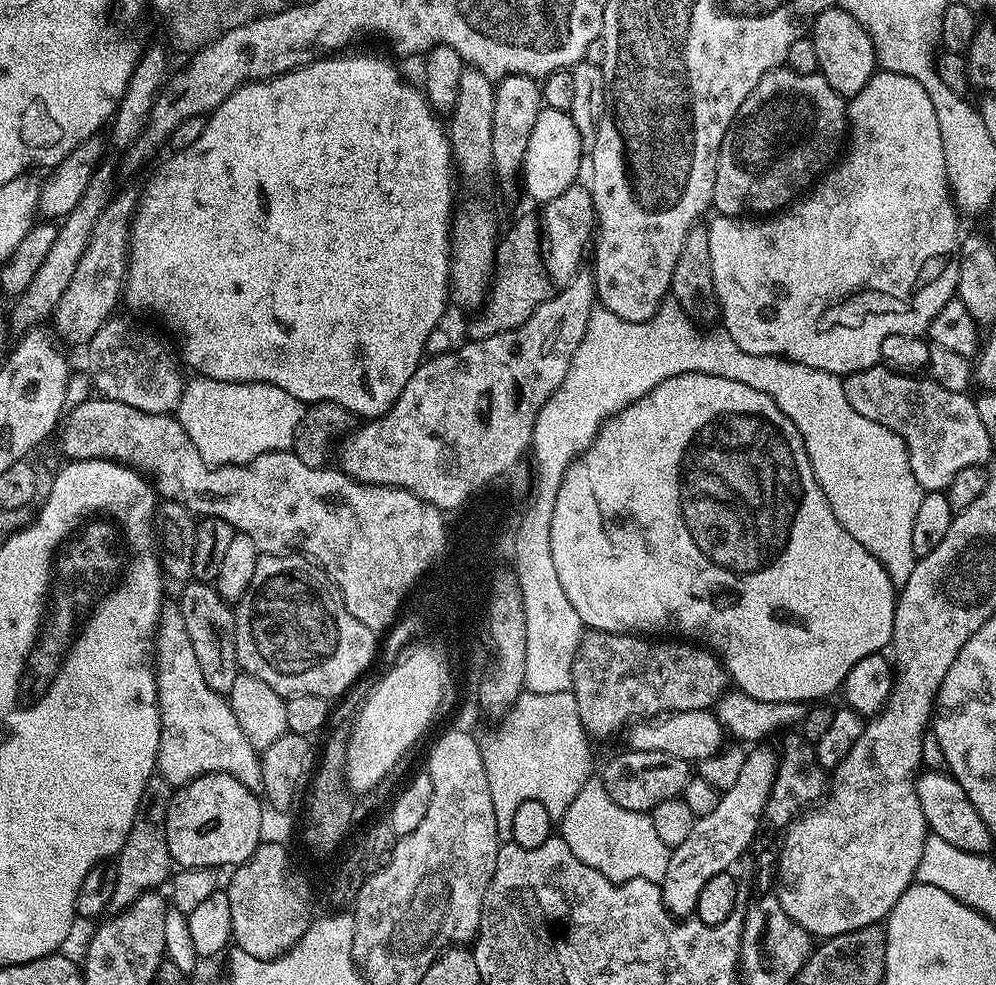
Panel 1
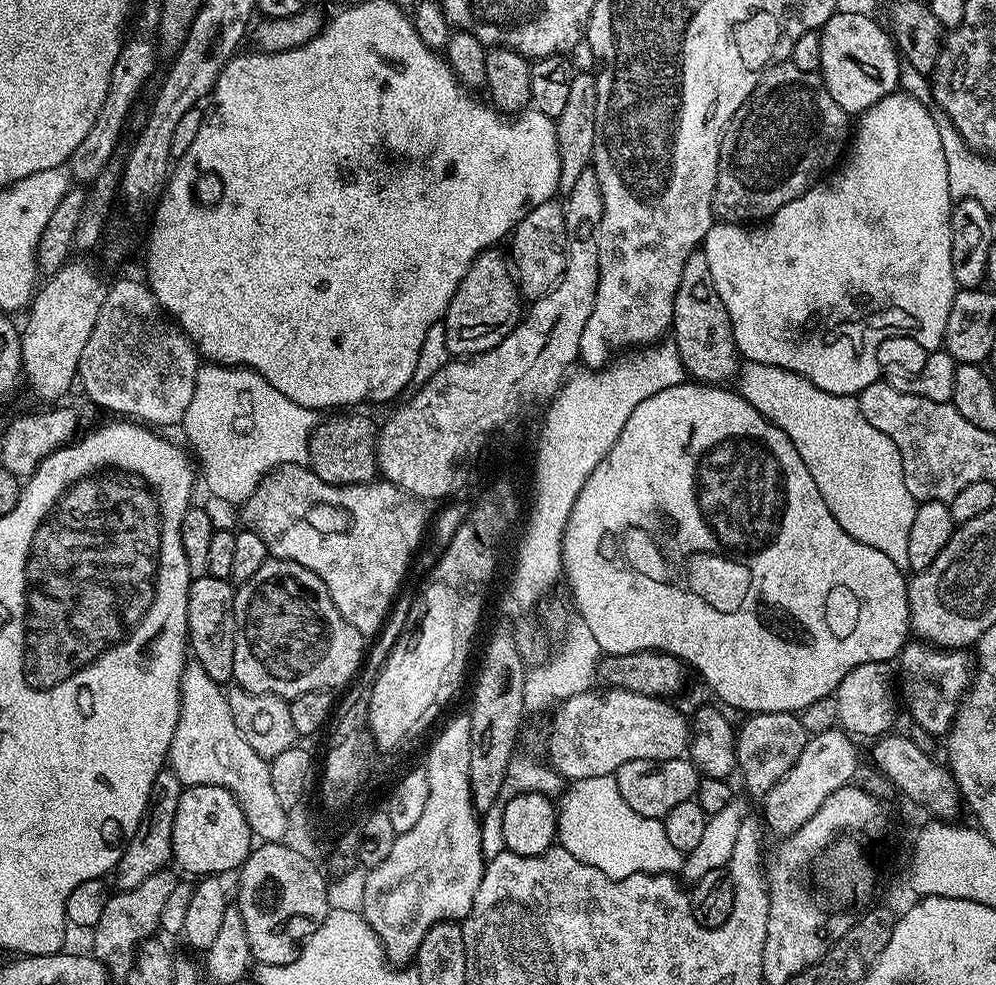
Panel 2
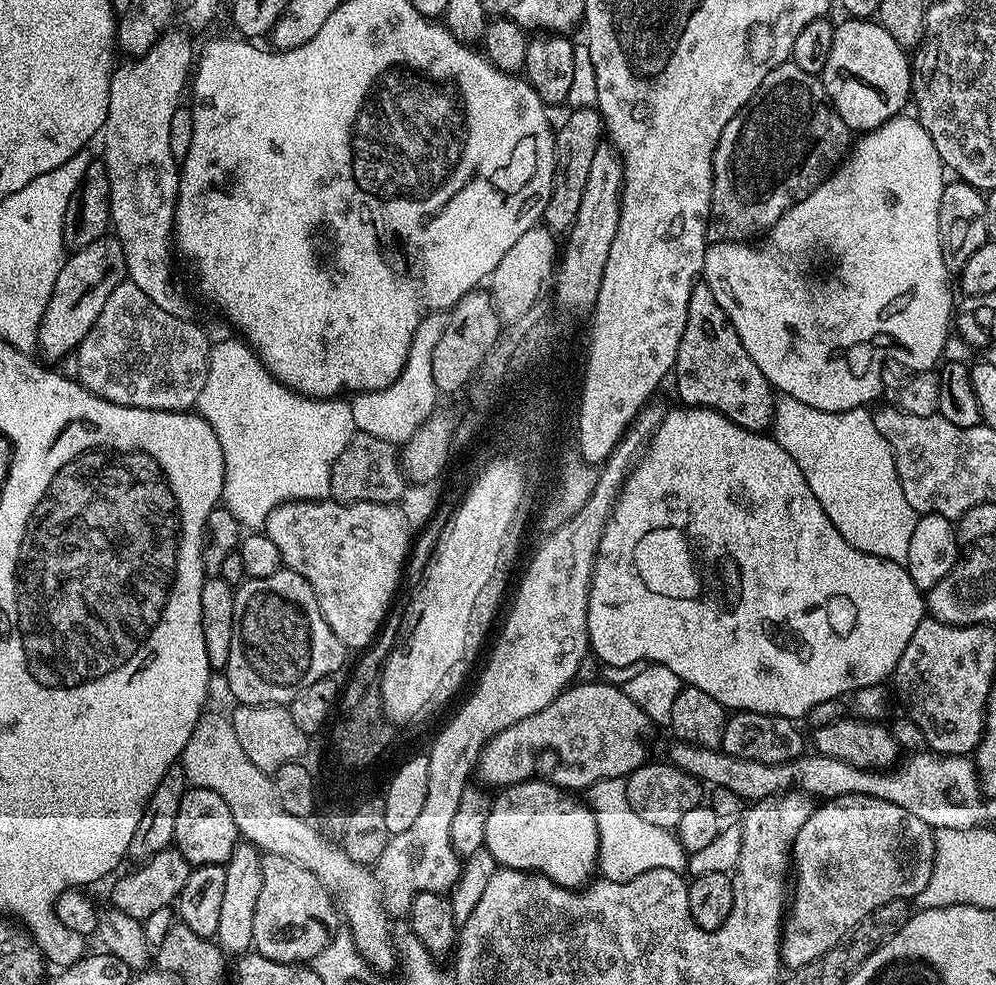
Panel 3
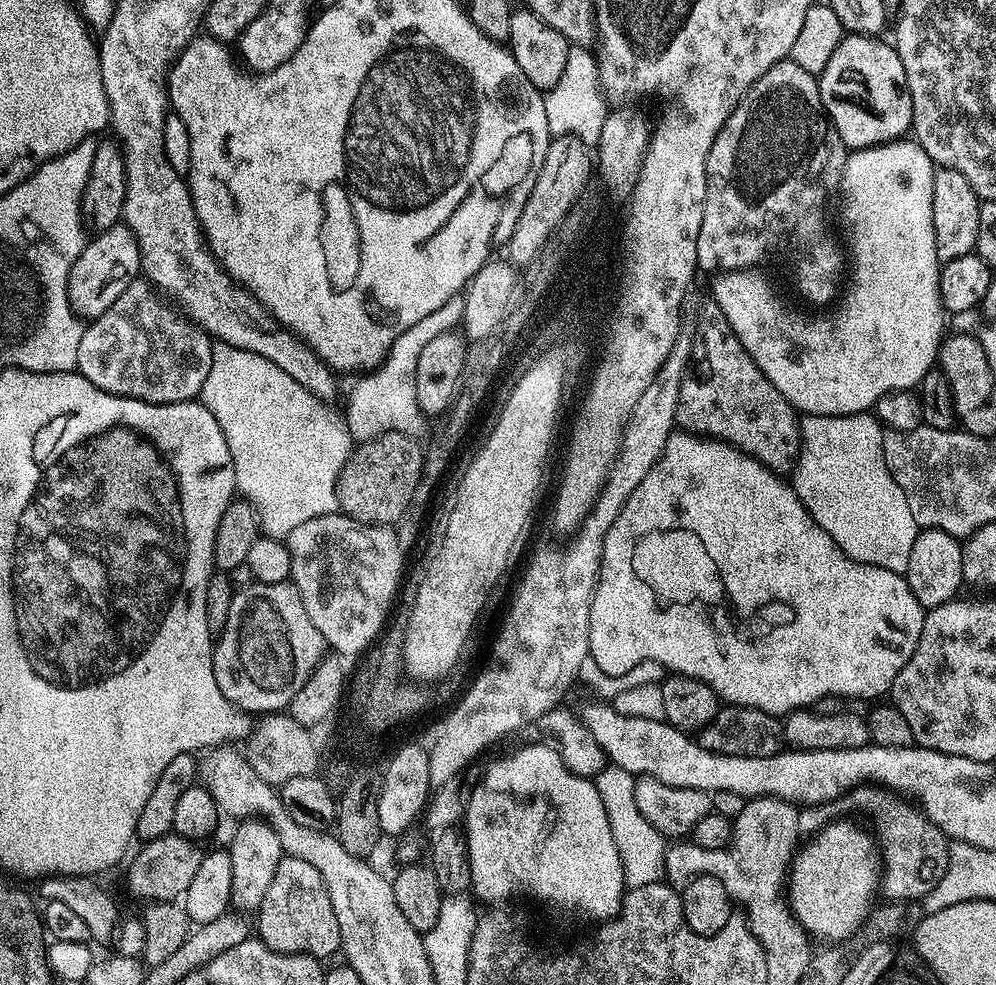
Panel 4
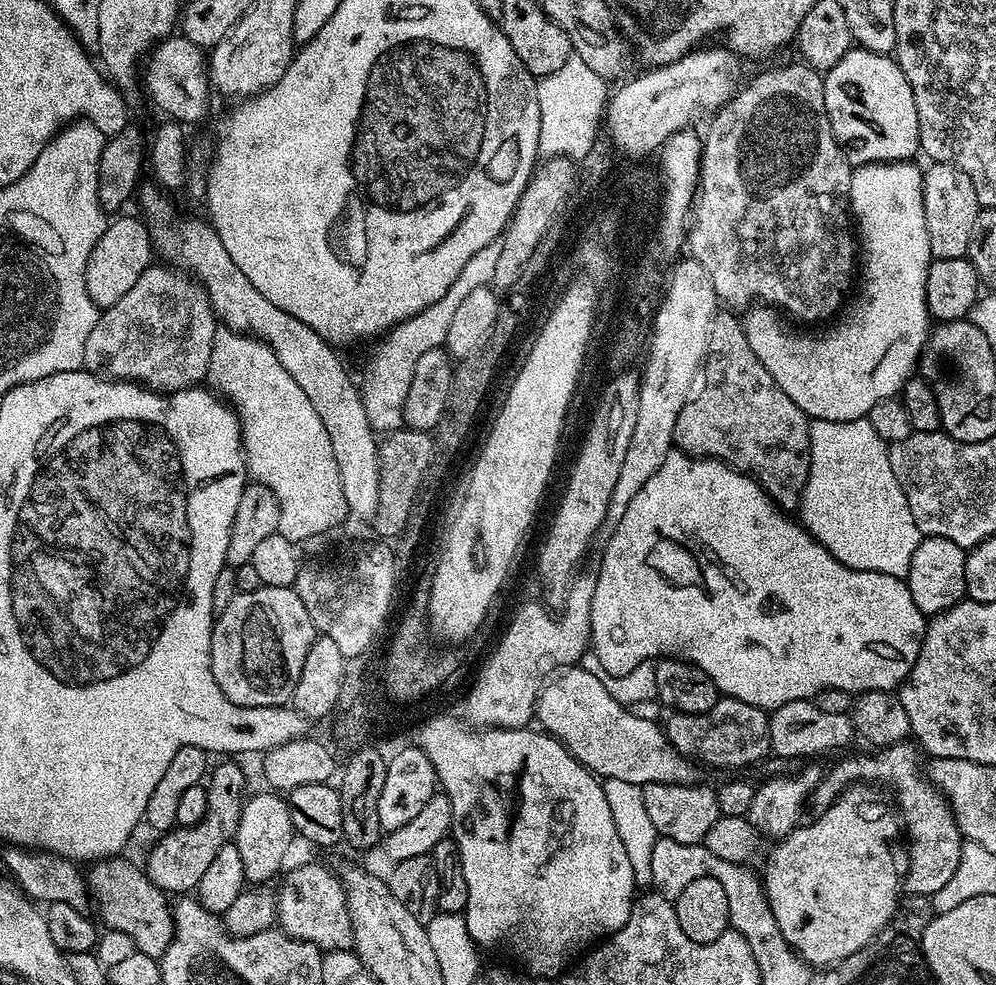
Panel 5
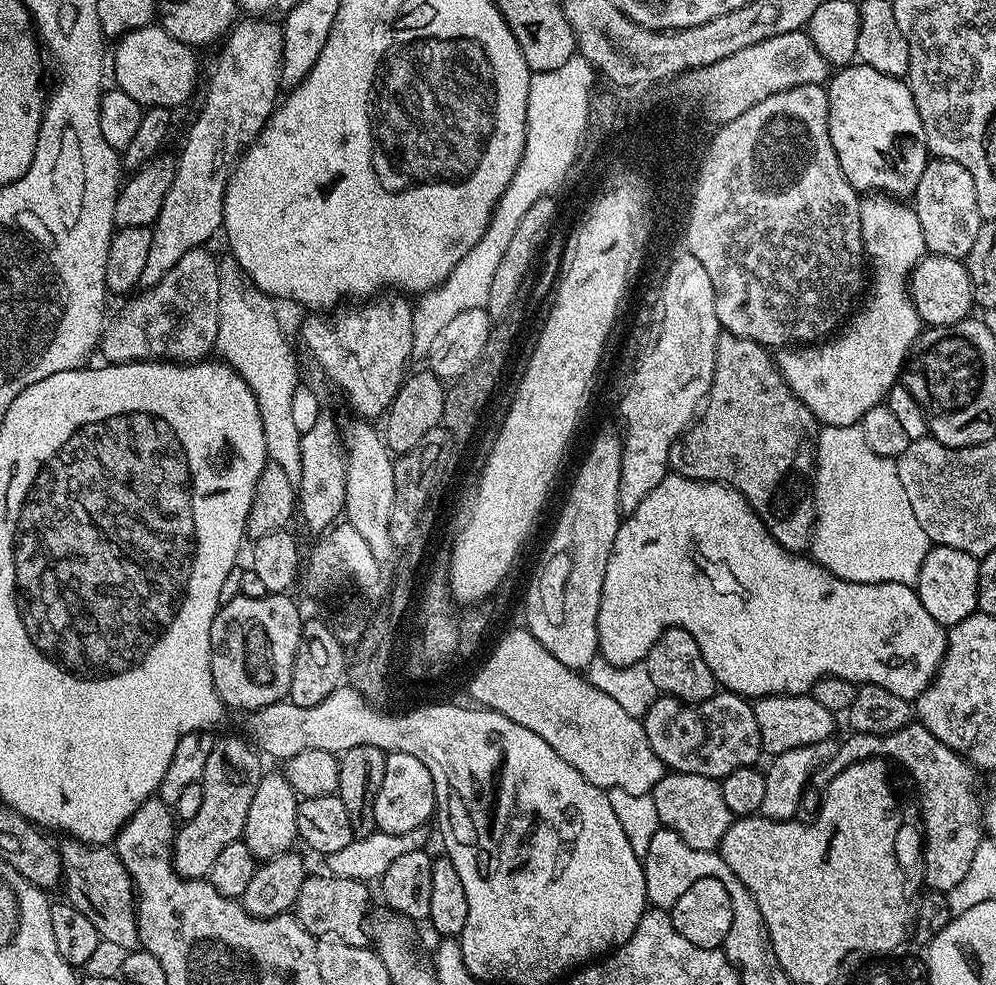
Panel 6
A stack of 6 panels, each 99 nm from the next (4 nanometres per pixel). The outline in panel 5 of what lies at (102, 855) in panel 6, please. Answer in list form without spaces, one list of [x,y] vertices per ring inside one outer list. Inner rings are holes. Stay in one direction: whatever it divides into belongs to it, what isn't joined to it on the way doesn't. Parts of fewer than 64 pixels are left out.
[[[120,854],[109,856],[107,860],[95,861],[89,867],[92,869],[87,869],[88,890],[94,908],[96,904],[100,911],[99,923],[104,923],[105,929],[113,928],[130,934],[137,952],[159,958],[172,941],[172,908],[169,897],[149,882],[148,873],[141,865],[139,868],[124,858]]]

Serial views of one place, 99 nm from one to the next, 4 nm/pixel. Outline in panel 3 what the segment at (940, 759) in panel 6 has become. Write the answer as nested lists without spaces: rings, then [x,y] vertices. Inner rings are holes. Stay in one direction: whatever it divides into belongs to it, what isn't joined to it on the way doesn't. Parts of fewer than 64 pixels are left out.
[[[866,794],[833,796],[817,803],[810,818],[806,818],[802,830],[798,830],[790,853],[790,868],[796,871],[796,889],[790,892],[792,905],[786,908],[780,934],[780,959],[785,969],[801,968],[806,962],[814,962],[826,950],[838,946],[862,918],[866,918],[878,906],[886,906],[895,900],[905,902],[915,898],[930,880],[934,870],[934,842],[936,833],[922,818],[886,802],[882,798],[870,798]]]

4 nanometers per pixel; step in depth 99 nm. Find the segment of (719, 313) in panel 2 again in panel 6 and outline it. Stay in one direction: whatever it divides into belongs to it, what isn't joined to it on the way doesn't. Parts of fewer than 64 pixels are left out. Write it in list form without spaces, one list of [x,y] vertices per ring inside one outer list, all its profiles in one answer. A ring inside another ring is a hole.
[[[721,331],[716,346],[714,378],[702,411],[682,437],[684,453],[674,468],[681,476],[695,480],[718,480],[737,488],[760,516],[768,533],[789,552],[803,553],[812,538],[816,507],[812,486],[816,474],[816,415],[795,396],[776,366],[773,353],[763,344]]]

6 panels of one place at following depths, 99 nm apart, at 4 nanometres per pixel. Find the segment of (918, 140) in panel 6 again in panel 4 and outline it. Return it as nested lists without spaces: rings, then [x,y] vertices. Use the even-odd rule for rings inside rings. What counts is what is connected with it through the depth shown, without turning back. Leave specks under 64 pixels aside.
[[[846,34],[842,42],[838,42],[838,50],[834,50],[830,62],[826,62],[826,70],[818,77],[824,108],[834,130],[838,130],[838,138],[842,138],[844,147],[849,150],[890,144],[901,139],[912,126],[912,99],[906,86],[906,70],[902,70],[902,58],[898,58],[889,41],[887,44],[880,39],[884,38],[872,34]]]

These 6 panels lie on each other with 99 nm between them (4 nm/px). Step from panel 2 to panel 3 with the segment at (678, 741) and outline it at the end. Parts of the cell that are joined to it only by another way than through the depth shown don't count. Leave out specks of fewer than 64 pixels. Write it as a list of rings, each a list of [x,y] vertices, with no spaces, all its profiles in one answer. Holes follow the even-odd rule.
[[[581,682],[573,683],[560,692],[558,698],[554,700],[549,706],[544,708],[535,709],[532,714],[524,717],[519,717],[514,723],[506,728],[506,730],[500,731],[498,734],[494,735],[484,744],[480,751],[480,755],[477,757],[477,767],[476,774],[477,777],[480,776],[481,783],[485,785],[488,784],[496,784],[495,787],[507,787],[509,784],[517,784],[520,781],[531,779],[537,772],[535,772],[536,768],[538,768],[541,772],[539,772],[545,779],[548,780],[549,783],[556,785],[557,788],[563,788],[568,792],[580,792],[587,790],[594,782],[598,782],[600,780],[605,780],[606,778],[616,778],[616,777],[627,777],[630,773],[633,772],[634,769],[638,769],[646,762],[646,756],[644,756],[644,746],[641,742],[642,734],[645,732],[646,728],[650,726],[650,721],[643,712],[637,706],[636,703],[633,703],[628,696],[624,694],[624,692],[617,686],[610,682]]]

